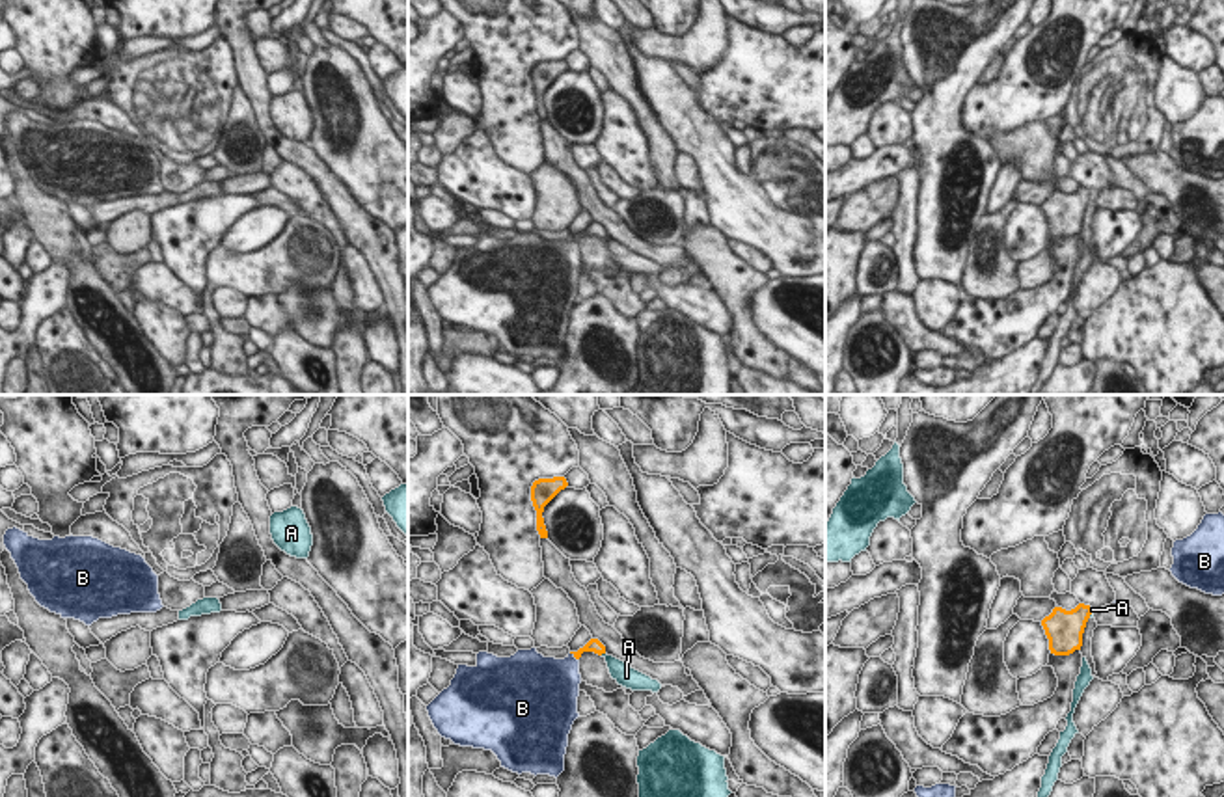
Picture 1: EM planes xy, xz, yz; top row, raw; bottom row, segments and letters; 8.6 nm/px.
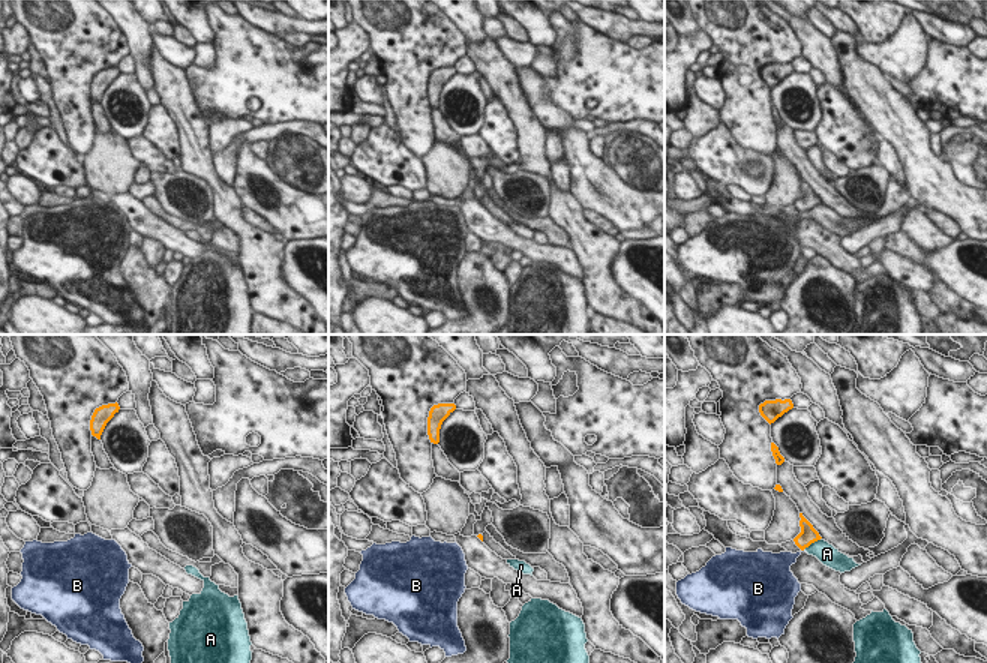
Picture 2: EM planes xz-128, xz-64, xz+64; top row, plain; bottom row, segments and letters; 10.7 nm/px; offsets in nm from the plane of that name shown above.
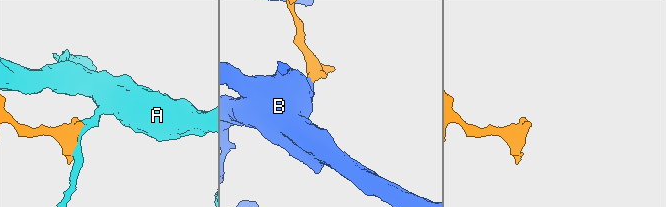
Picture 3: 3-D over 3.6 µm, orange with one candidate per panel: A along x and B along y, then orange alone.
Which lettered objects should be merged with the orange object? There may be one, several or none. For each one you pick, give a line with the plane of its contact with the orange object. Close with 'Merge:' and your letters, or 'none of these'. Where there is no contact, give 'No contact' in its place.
Merge: none of these

